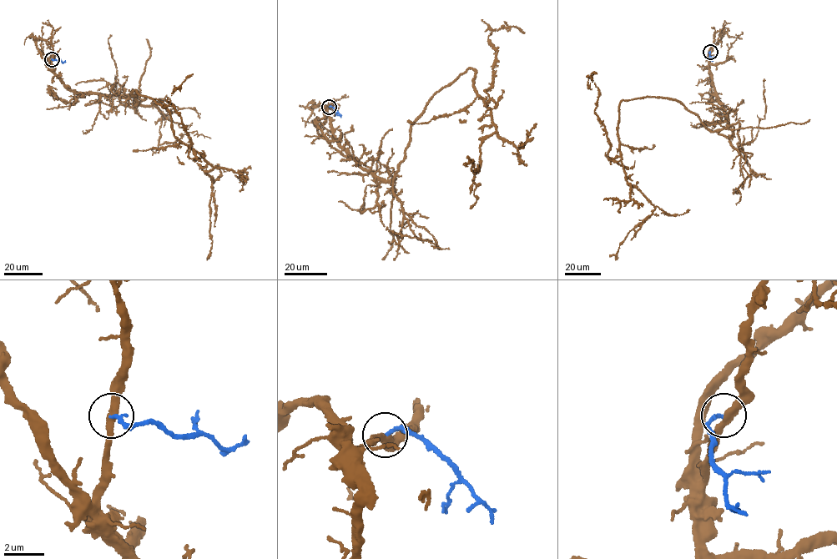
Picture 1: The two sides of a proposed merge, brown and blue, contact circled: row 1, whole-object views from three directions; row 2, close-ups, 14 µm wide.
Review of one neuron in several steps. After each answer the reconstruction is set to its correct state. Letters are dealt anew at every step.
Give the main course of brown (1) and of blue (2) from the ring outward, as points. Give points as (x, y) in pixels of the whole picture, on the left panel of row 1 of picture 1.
1: (52, 59), (78, 93), (136, 106), (135, 90), (165, 108), (174, 136), (212, 165), (206, 259)
2: (52, 59), (65, 62)

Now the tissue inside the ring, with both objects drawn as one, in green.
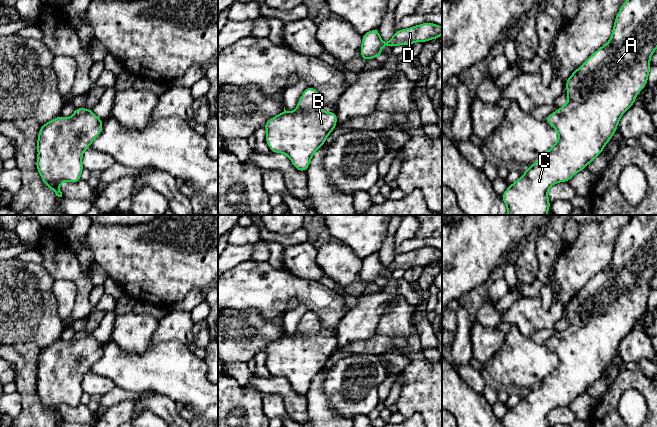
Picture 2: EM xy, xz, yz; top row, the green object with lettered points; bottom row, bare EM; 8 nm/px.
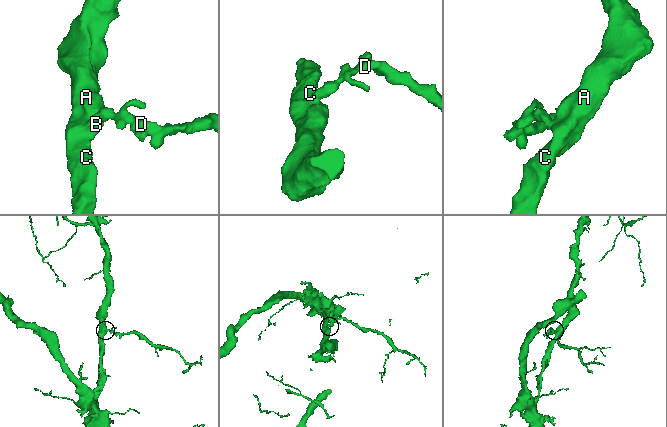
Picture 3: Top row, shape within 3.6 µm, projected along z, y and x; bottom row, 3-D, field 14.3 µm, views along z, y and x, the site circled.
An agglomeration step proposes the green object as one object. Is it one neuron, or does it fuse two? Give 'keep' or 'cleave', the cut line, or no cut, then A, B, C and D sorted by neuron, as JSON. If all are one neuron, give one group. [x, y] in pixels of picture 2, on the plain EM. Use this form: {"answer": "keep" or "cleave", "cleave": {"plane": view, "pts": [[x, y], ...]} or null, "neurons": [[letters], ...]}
{"answer": "keep", "cleave": null, "neurons": [["A", "B", "C", "D"]]}

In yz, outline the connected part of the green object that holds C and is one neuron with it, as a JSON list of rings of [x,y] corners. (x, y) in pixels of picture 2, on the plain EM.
[[[634,215],[623,227],[614,245],[610,264],[595,275],[565,306],[567,328],[548,339],[545,345],[558,357],[558,365],[501,420],[504,427],[550,427],[549,412],[558,406],[568,406],[599,378],[617,355],[621,340],[635,328],[637,318],[647,308],[651,293],[650,281],[657,273],[657,215]]]

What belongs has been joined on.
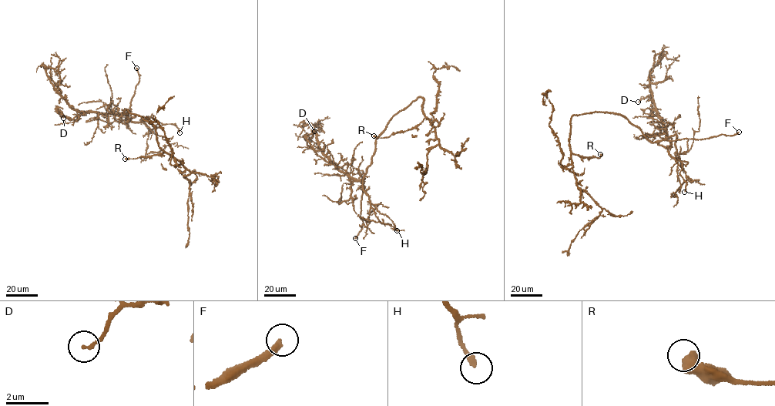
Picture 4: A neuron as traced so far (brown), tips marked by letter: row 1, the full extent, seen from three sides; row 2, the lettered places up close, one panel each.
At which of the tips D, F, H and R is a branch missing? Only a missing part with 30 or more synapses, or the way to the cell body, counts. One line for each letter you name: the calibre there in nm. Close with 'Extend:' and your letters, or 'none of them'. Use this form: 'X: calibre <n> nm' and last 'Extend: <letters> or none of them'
F: calibre 320 nm
Extend: F

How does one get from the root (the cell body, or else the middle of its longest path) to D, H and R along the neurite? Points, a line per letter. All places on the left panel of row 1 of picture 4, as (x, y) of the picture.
D: (132, 113), (128, 109), (124, 112), (128, 122), (123, 114), (92, 112), (70, 120), (57, 107), (63, 118)
H: (132, 113), (128, 109), (124, 112), (128, 114), (128, 122), (150, 117), (162, 124), (175, 124), (179, 132)
R: (132, 113), (152, 124), (158, 146), (166, 152), (150, 156), (125, 159)

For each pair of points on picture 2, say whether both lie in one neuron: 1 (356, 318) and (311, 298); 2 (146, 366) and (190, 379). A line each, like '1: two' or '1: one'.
1: two
2: one

